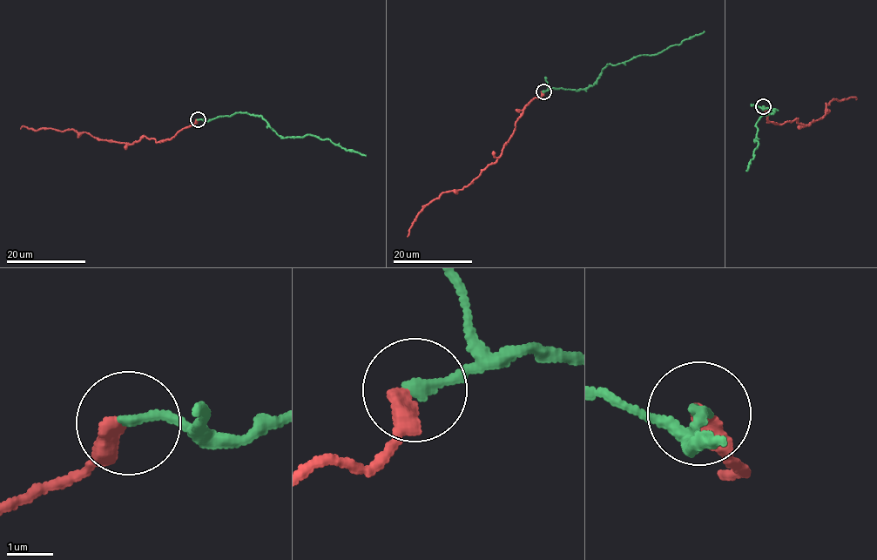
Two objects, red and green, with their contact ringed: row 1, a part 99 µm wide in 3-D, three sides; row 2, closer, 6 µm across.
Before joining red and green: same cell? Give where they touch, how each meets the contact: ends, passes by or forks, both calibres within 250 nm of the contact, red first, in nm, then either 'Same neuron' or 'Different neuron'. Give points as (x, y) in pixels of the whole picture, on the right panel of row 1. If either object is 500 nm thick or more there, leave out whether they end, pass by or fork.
Place: (763, 106). At the ring red ends. At the ring green ends. Thickness 400 nm (red) against 240 nm. Same neuron

